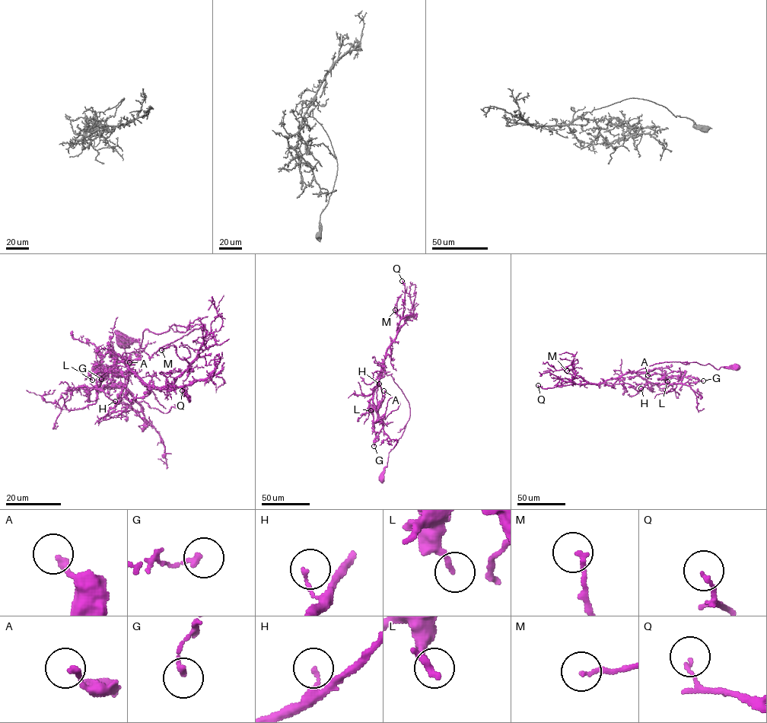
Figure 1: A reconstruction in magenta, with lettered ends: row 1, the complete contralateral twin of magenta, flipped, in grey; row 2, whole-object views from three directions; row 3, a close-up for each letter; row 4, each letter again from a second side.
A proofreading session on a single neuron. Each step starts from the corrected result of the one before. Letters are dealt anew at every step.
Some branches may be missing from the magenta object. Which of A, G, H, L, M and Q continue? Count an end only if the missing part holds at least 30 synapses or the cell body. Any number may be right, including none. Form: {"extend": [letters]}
{"extend": []}

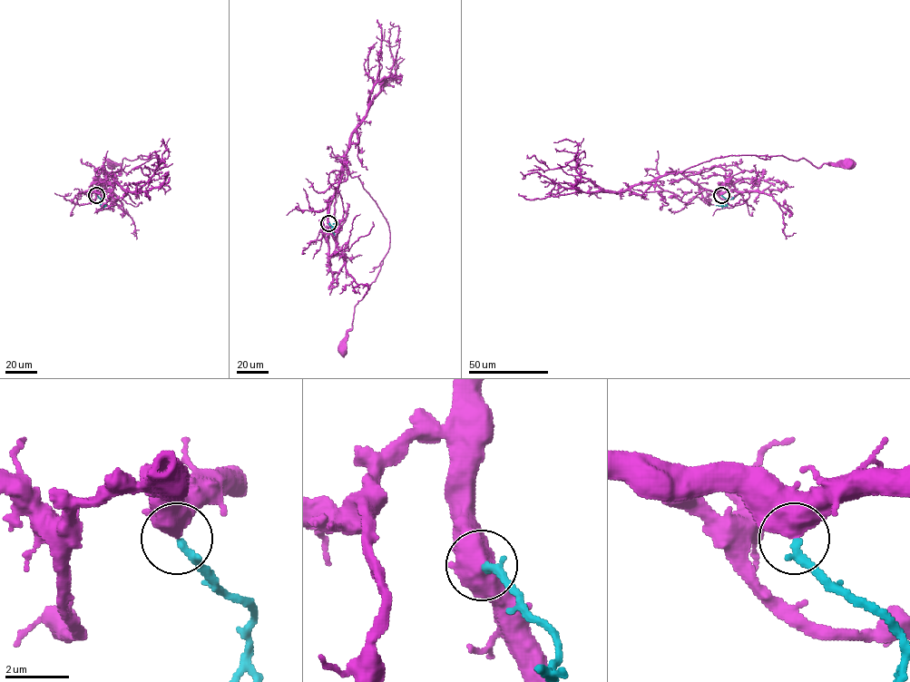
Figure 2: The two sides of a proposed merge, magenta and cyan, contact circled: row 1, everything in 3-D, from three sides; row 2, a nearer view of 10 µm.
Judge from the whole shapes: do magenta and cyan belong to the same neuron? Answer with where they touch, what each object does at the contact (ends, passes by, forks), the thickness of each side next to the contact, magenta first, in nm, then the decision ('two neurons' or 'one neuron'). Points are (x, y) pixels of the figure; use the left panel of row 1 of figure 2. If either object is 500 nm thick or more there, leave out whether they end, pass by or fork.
place (96, 195); calibres 650 and 240 nm; one neuron

